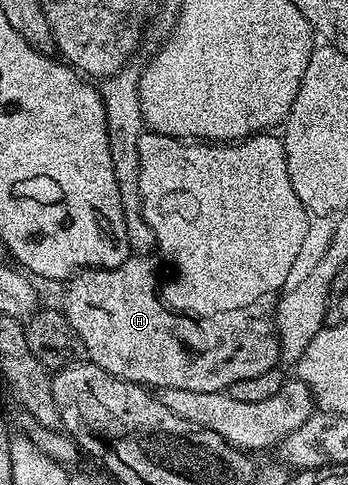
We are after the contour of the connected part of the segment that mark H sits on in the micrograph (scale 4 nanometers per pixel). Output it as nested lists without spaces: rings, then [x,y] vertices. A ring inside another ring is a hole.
[[[129,256],[117,267],[85,269],[69,278],[64,291],[64,315],[74,325],[74,333],[82,337],[84,354],[106,373],[128,383],[138,383],[149,389],[190,389],[190,393],[227,392],[234,381],[258,377],[258,373],[273,370],[281,362],[280,336],[276,333],[274,308],[285,283],[269,288],[240,307],[218,311],[193,311],[177,307],[168,299],[167,286],[158,285],[158,271],[148,263],[147,256]]]

